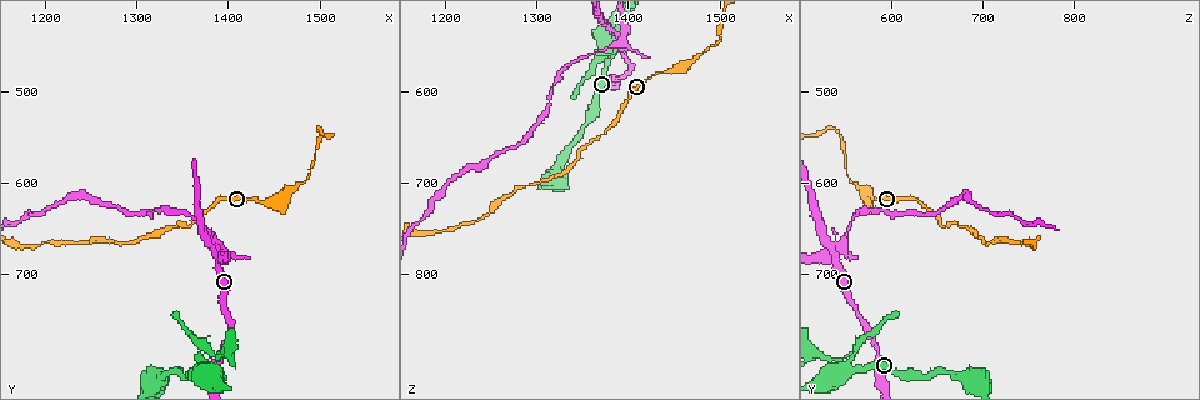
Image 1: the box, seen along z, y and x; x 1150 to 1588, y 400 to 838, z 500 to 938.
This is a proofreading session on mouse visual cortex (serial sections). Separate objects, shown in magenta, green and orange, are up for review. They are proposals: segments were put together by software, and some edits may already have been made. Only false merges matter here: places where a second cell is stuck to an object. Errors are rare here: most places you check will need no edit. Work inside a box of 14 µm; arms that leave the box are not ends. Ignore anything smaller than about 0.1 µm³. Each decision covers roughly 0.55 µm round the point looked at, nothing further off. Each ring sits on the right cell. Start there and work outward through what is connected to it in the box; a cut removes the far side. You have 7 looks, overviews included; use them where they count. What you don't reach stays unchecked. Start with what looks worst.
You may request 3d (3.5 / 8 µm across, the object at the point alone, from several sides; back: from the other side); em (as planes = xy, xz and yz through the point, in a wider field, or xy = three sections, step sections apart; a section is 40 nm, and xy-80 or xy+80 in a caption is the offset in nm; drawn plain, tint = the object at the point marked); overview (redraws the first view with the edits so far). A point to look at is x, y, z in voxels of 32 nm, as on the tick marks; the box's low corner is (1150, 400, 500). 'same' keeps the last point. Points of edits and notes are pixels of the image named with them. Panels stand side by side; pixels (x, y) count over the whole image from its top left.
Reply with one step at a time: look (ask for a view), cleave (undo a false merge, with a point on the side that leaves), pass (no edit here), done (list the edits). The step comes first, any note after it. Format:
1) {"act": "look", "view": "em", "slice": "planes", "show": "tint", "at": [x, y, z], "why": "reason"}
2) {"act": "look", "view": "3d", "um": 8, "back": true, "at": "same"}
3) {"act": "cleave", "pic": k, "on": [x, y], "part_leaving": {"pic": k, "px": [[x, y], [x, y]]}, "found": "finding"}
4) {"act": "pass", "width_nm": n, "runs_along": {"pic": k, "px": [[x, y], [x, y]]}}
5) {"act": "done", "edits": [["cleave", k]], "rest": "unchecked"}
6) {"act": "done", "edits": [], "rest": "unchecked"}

{"act": "look", "view": "3d", "um": 8, "at": [1390, 680, 535], "why": "four arms meet"}

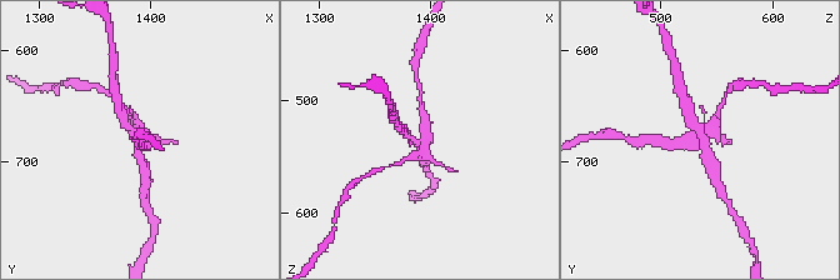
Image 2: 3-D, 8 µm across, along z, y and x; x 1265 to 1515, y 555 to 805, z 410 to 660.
{"act": "look", "view": "em", "slice": "xy", "step": 2, "show": "tint", "at": [1394, 682, 534], "why": "need the tissue"}

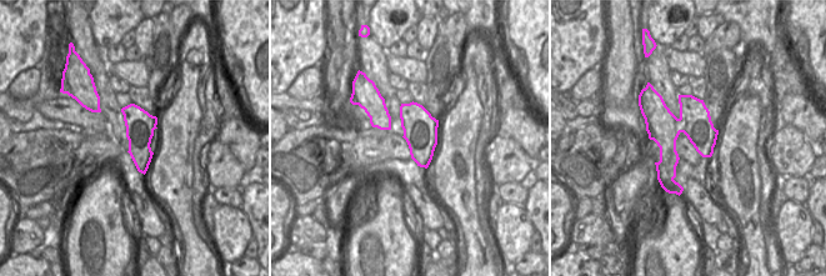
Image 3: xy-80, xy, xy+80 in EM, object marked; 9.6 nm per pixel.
{"act": "cleave", "pic": 2, "on": [679, 140], "width_nm": 340, "part_leaving": {"pic": 2, "px": [[423, 140], [425, 148], [400, 163]]}, "found": "two cells meet here"}

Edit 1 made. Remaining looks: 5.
{"act": "look", "view": "overview", "why": "see it whole again"}

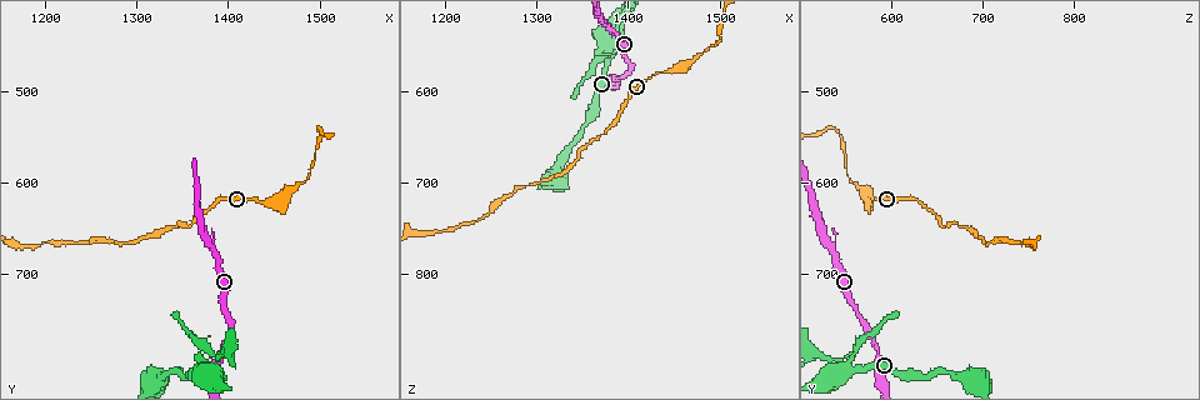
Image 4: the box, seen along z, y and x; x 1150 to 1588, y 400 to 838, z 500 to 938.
{"act": "look", "view": "3d", "um": 3.5, "at": [1500, 540, 535], "why": "sharp bend"}

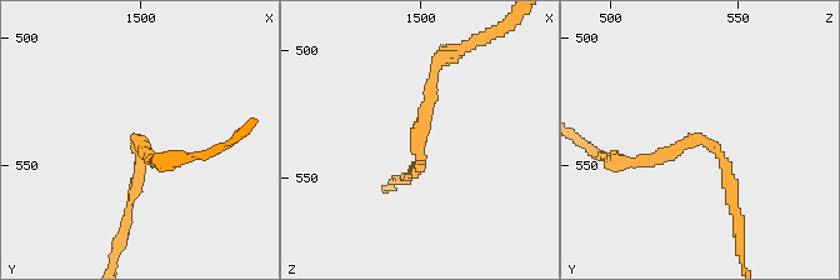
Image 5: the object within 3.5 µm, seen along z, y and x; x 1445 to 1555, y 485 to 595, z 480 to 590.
{"act": "look", "view": "em", "slice": "xy", "step": 2, "show": "tint", "at": [1500, 541, 537], "arm_widths_nm": [150, 200], "why": "need the tissue"}

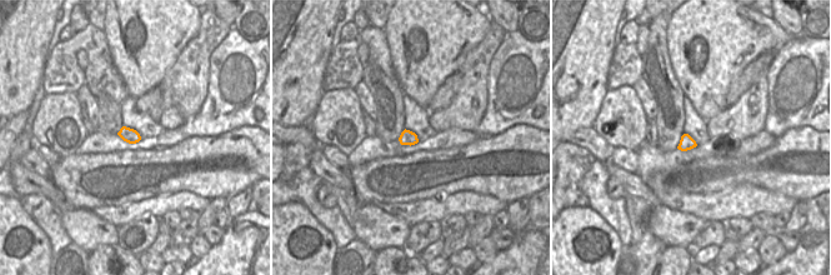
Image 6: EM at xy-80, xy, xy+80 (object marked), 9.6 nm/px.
{"act": "pass", "runs_along": {"pic": 5, "px": [[736, 209], [724, 159], [704, 140], [630, 163]]}, "found": "continuous, no second cell"}

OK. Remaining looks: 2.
{"act": "done", "edits": [["cleave", 2]], "rest": "unchecked"}

